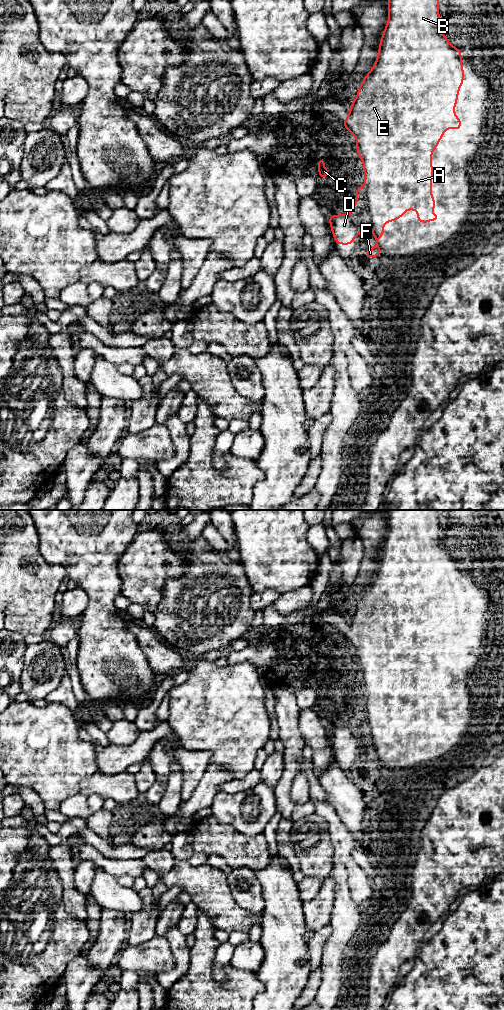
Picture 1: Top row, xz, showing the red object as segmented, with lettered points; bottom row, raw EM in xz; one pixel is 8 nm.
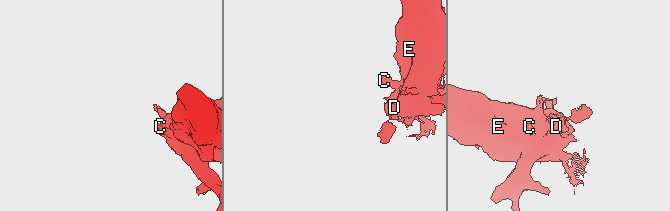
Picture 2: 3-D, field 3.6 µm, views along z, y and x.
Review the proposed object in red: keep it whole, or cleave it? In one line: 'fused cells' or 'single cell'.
fused cells

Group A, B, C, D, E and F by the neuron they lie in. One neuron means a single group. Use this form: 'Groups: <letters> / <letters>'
Groups: A B C E F / D

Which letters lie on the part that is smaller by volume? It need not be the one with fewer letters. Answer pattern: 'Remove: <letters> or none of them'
Remove: D

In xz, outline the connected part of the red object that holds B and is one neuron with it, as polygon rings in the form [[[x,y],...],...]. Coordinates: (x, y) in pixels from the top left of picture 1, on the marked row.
[[[388,0],[388,22],[380,38],[377,59],[351,102],[350,113],[342,122],[348,133],[356,138],[356,152],[361,159],[365,182],[355,192],[366,195],[366,219],[374,236],[374,247],[363,252],[366,258],[382,256],[378,243],[384,237],[384,224],[404,217],[406,210],[418,210],[417,222],[428,225],[428,220],[440,221],[439,214],[430,214],[436,209],[432,197],[432,152],[444,137],[444,131],[453,128],[460,131],[463,122],[454,113],[460,87],[464,84],[462,51],[455,48],[442,33],[439,0]]]

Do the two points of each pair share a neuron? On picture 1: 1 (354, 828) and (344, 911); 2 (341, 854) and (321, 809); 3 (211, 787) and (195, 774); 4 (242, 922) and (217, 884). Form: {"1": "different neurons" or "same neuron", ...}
{"1": "different neurons", "2": "same neuron", "3": "different neurons", "4": "same neuron"}

